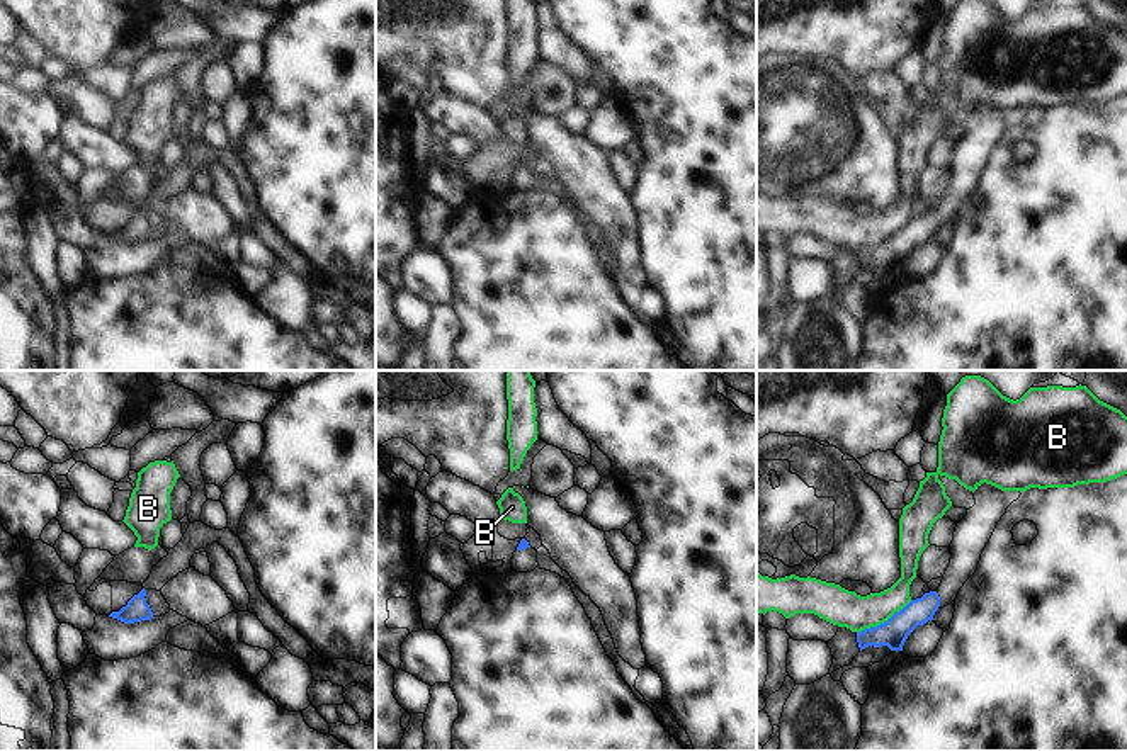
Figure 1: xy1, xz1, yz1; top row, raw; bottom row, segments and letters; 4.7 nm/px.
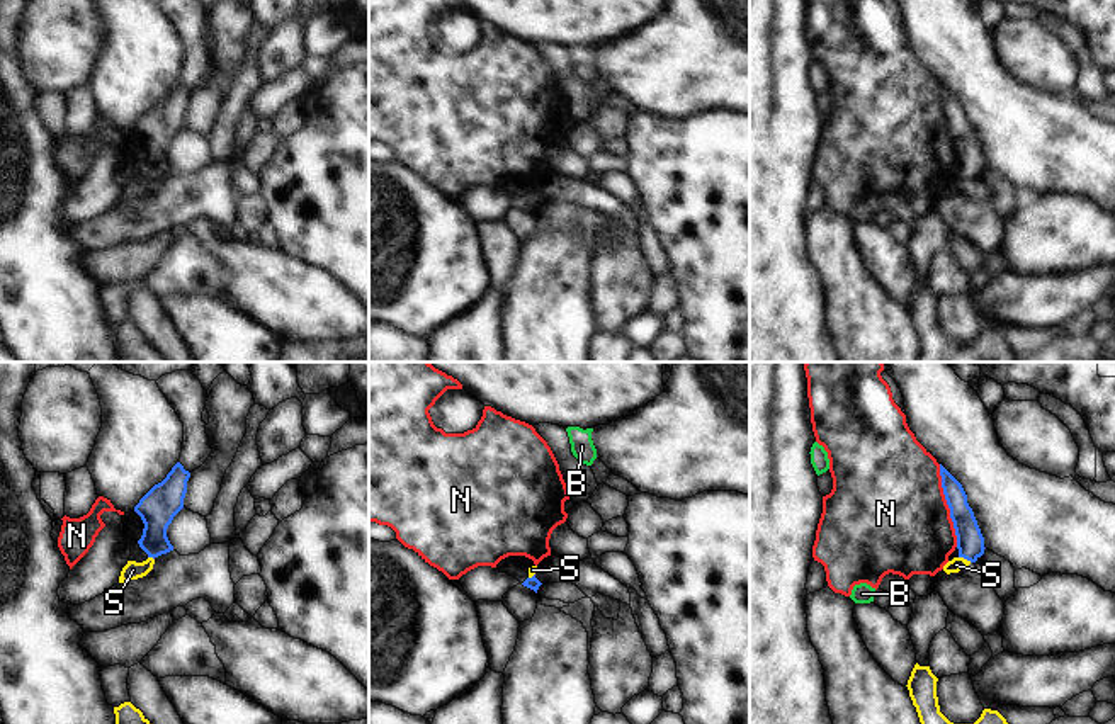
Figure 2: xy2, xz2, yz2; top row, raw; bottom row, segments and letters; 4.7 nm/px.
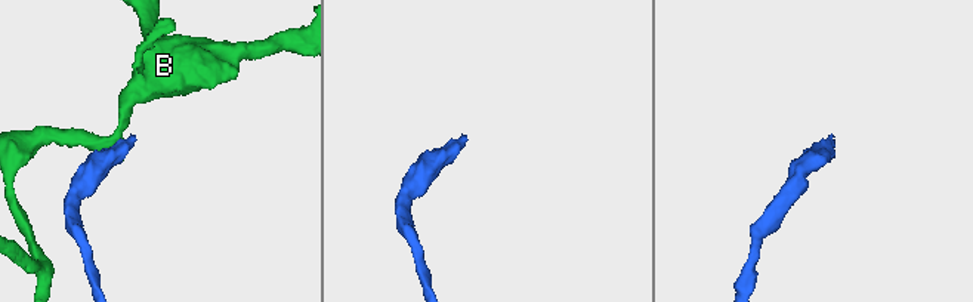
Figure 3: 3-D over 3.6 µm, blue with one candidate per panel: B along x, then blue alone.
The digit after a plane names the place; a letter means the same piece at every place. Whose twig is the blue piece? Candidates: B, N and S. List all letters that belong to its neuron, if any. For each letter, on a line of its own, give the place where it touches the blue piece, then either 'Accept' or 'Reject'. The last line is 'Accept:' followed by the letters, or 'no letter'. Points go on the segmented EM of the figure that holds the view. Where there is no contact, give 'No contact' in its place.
B: Touches blue at yz1 (884, 622). Reject
N: Touches blue at yz2 (947, 503). Reject
S: Touches blue at yz2 (966, 558). Reject
Accept: no letter

